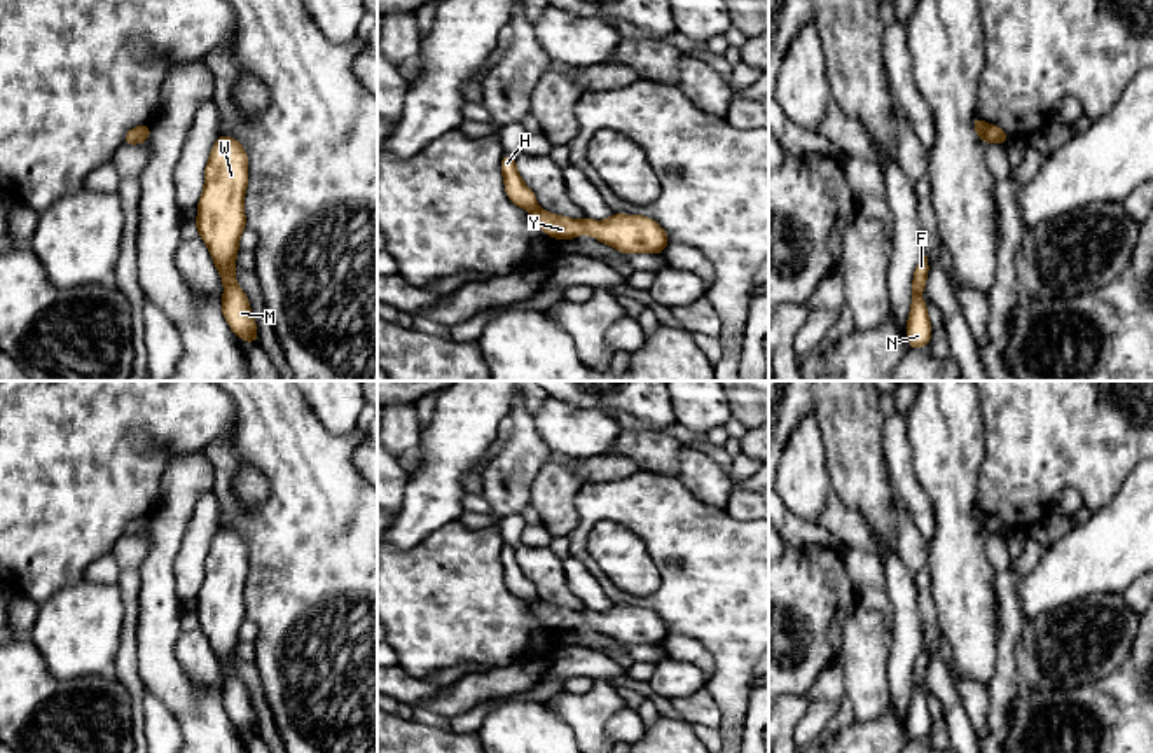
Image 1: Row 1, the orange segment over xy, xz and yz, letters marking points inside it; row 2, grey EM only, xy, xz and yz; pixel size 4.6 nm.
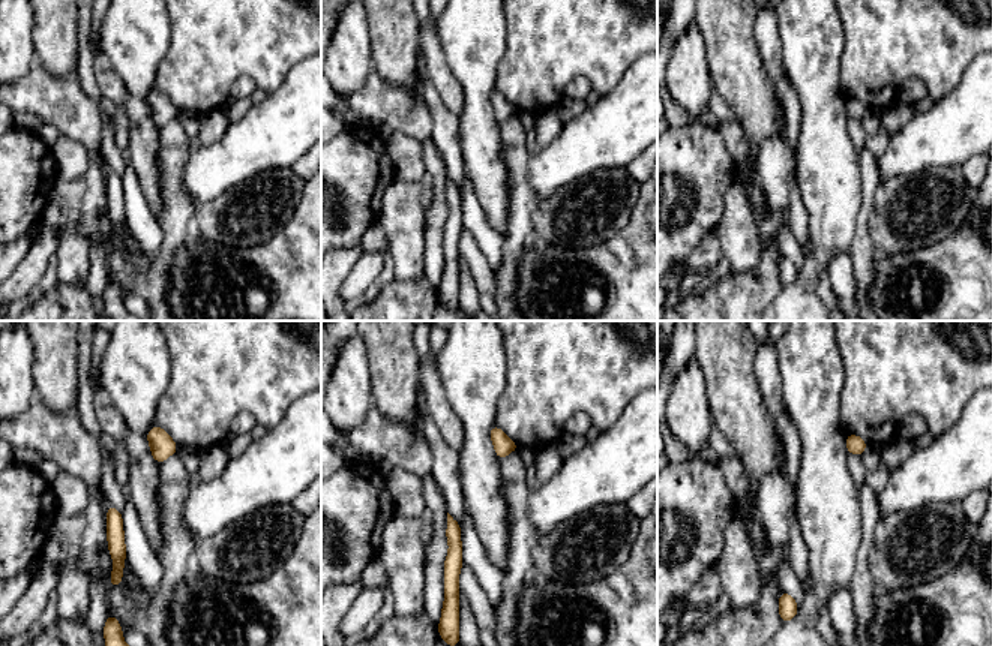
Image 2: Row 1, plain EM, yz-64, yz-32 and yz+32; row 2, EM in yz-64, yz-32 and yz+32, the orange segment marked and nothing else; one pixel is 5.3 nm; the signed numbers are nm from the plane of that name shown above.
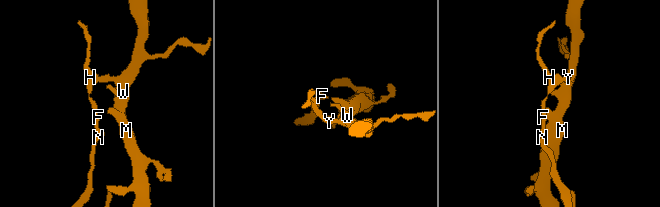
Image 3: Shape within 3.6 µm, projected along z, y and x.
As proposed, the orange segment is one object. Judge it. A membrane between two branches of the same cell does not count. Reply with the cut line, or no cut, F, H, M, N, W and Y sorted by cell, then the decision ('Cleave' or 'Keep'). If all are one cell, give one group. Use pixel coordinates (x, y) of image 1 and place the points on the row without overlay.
Split along yz (987, 516), (986, 533). Groups: F H N / M W Y. Cleave

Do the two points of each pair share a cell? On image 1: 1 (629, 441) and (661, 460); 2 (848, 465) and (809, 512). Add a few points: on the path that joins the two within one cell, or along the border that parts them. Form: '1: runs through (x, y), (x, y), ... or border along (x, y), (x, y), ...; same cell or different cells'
1: runs through (636, 446), (654, 453); same cell
2: border along (823, 446), (830, 486); different cells

